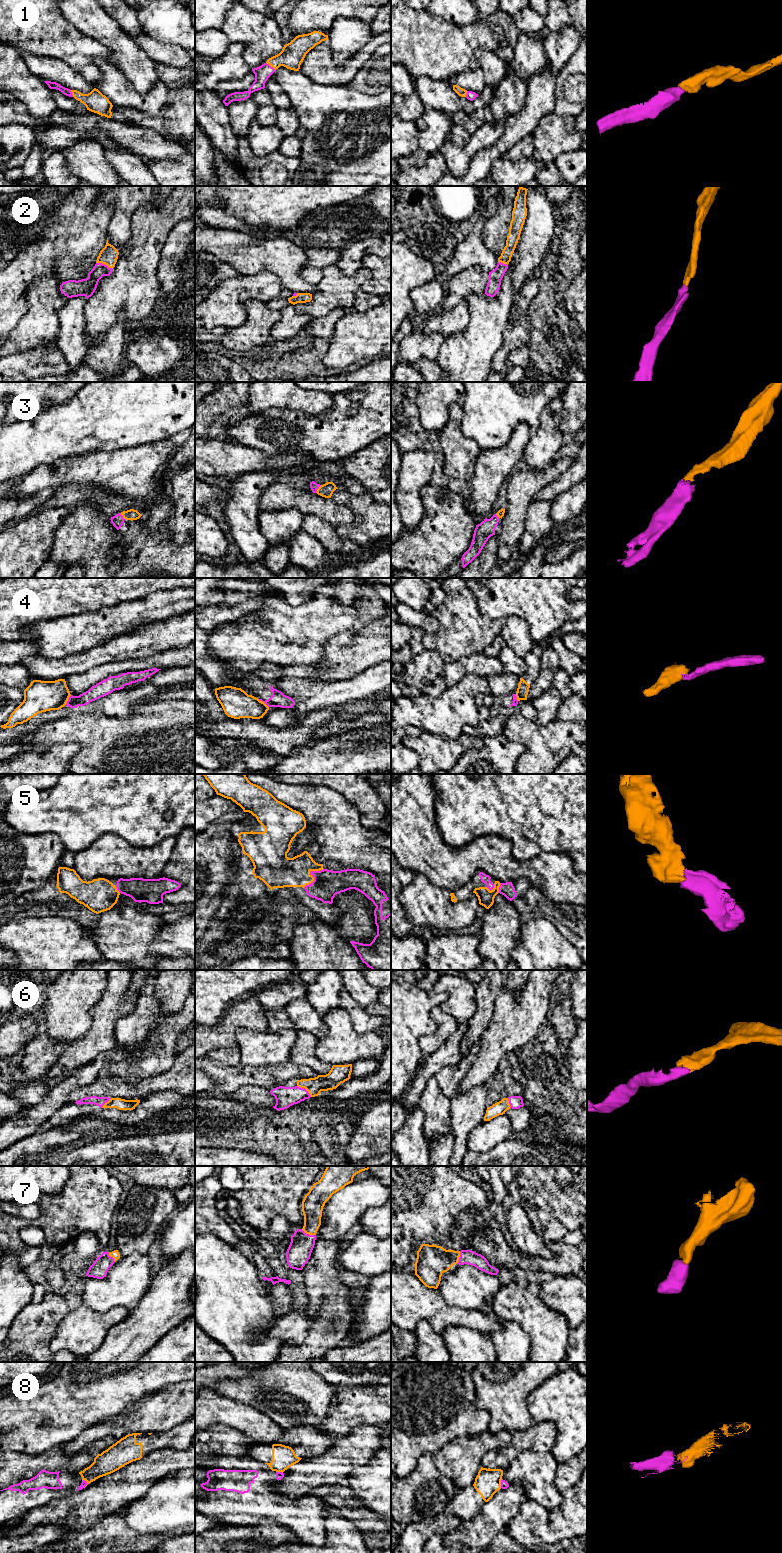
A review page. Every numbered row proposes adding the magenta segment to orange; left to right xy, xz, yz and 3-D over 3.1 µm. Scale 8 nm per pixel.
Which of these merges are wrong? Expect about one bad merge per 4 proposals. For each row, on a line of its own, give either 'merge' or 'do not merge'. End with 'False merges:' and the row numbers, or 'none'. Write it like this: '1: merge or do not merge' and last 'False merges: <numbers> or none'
1: merge
2: merge
3: merge
4: do not merge
5: merge
6: merge
7: merge
8: do not merge
False merges: 4, 8

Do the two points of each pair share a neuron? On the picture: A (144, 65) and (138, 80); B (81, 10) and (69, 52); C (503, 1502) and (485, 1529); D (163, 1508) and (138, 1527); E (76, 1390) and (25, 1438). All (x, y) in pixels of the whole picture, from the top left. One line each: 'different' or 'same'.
A: same
B: different
C: same
D: same
E: same

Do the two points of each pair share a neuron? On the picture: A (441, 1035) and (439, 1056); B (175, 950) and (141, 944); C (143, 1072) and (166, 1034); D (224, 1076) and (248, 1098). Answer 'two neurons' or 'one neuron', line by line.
A: two neurons
B: two neurons
C: one neuron
D: two neurons

